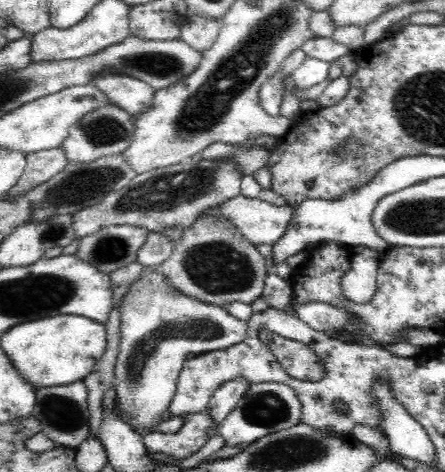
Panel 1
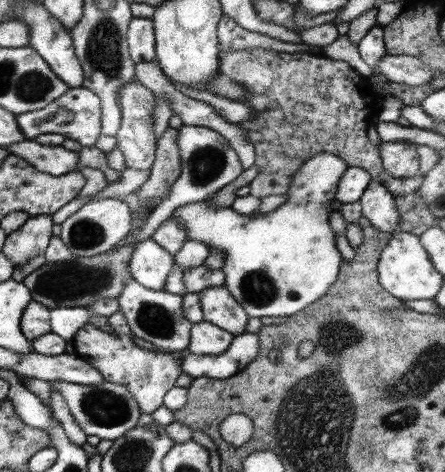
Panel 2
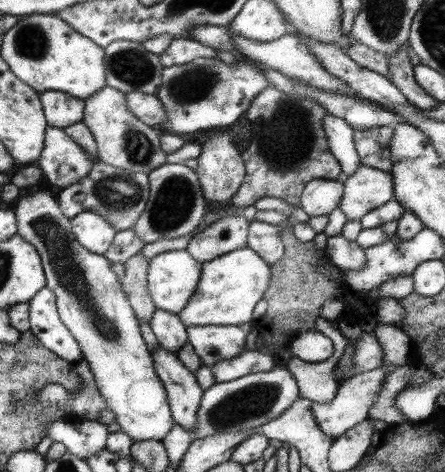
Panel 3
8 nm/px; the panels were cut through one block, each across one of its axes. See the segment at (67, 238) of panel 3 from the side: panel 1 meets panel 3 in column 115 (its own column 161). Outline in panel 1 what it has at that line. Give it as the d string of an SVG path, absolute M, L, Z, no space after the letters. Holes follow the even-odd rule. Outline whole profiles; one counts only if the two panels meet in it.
M150 268L132 282L120 304L120 356L114 370L116 416L142 438L158 432L166 420L170 402L178 388L178 378L190 354L208 354L238 346L248 338L248 324L234 318L220 306L184 296Z

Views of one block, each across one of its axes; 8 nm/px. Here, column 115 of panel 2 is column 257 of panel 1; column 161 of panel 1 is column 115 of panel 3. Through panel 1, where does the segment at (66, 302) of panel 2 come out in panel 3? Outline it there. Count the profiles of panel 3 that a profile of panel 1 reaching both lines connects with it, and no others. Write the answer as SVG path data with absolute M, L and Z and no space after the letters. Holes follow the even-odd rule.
M133 256L123 264L111 264L111 268L121 278L121 288L127 294L139 324L149 324L157 310L149 294L149 262L141 256Z

